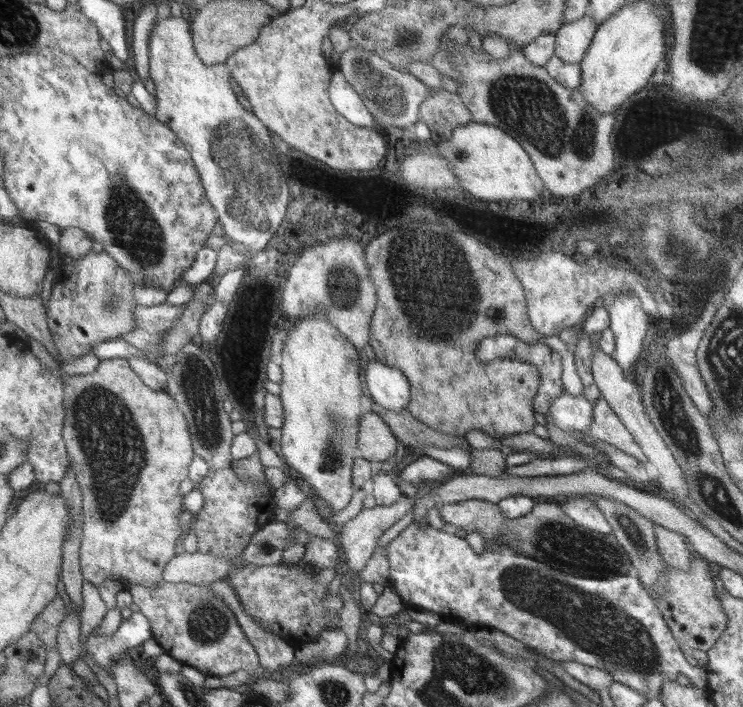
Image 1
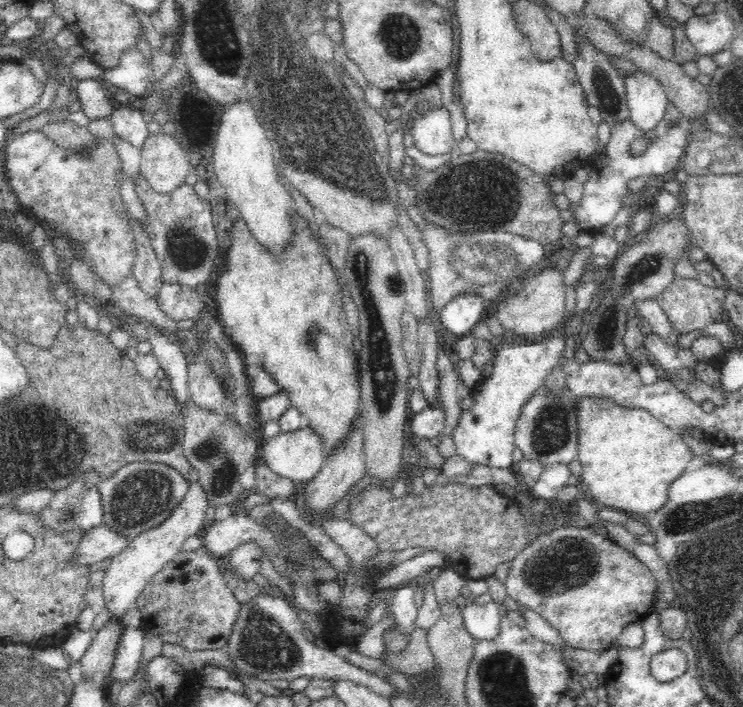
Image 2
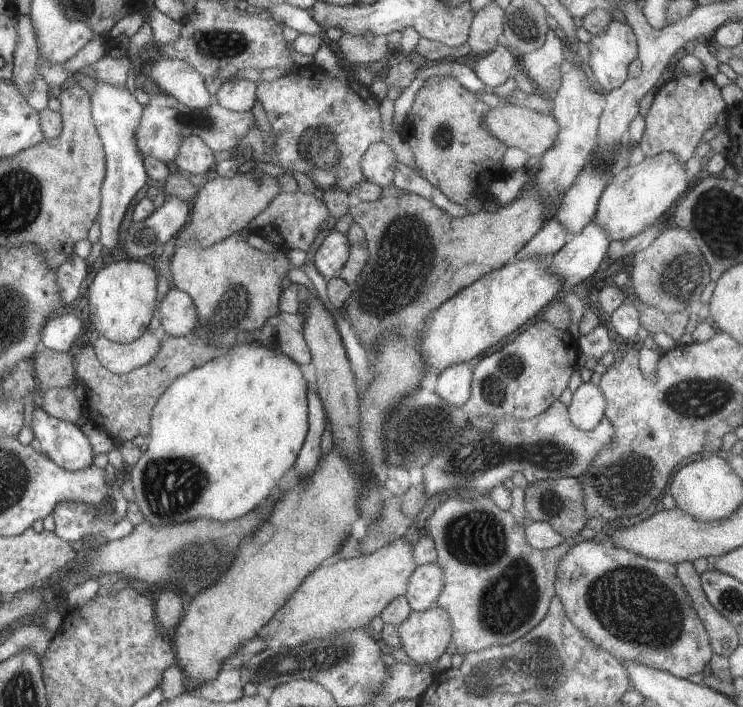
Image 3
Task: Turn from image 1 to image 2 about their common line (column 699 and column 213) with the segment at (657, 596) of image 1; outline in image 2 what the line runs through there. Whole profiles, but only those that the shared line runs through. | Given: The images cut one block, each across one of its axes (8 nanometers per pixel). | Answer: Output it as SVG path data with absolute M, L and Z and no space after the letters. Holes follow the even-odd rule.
M205 547L195 551L177 552L149 579L148 586L138 596L135 606L142 613L141 626L146 632L152 631L163 643L179 644L186 651L225 650L240 612L240 603L221 575L218 558L208 554Z

